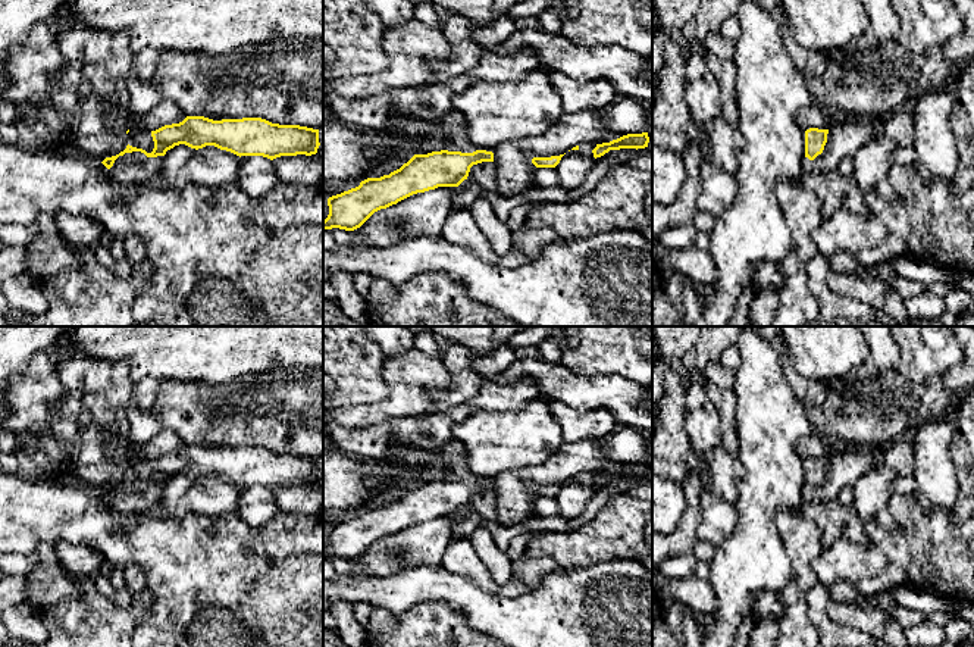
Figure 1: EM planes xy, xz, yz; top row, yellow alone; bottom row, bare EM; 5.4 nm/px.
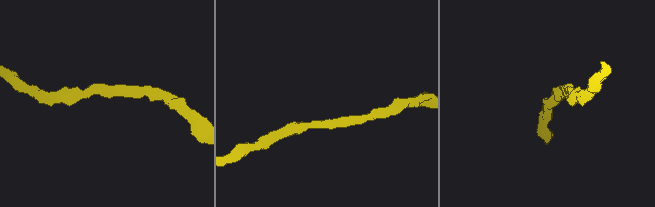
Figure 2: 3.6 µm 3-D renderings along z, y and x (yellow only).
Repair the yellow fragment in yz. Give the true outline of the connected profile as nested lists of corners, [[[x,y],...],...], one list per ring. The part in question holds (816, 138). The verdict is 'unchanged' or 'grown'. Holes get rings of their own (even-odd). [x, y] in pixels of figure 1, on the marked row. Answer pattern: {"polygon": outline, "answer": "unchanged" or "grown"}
{"polygon": [[[809,128],[805,131],[805,157],[814,160],[823,153],[829,129]]], "answer": "unchanged"}

